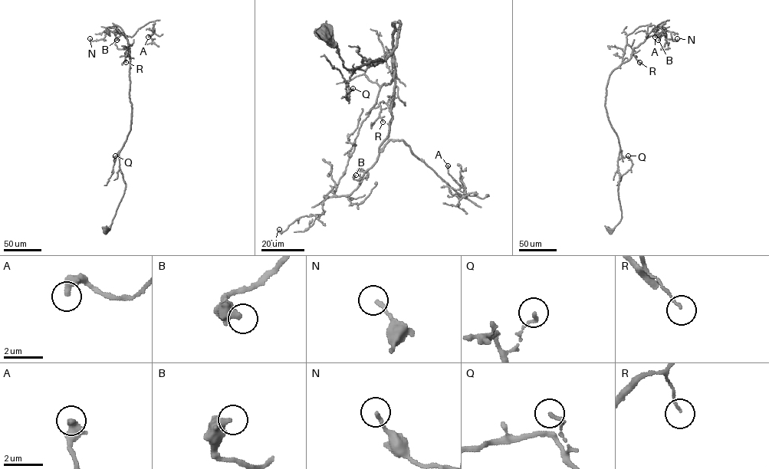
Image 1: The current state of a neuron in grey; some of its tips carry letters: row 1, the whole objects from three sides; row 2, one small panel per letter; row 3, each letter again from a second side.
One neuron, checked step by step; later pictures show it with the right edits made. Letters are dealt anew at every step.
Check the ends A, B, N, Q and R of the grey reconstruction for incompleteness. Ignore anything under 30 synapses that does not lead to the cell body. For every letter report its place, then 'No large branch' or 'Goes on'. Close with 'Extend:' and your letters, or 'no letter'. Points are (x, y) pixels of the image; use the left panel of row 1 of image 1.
A: Place: (148, 37). No large branch
B: Place: (116, 40). Goes on
N: Place: (90, 38). No large branch
Q: Place: (115, 155). No large branch
R: Place: (126, 62). No large branch
Extend: B

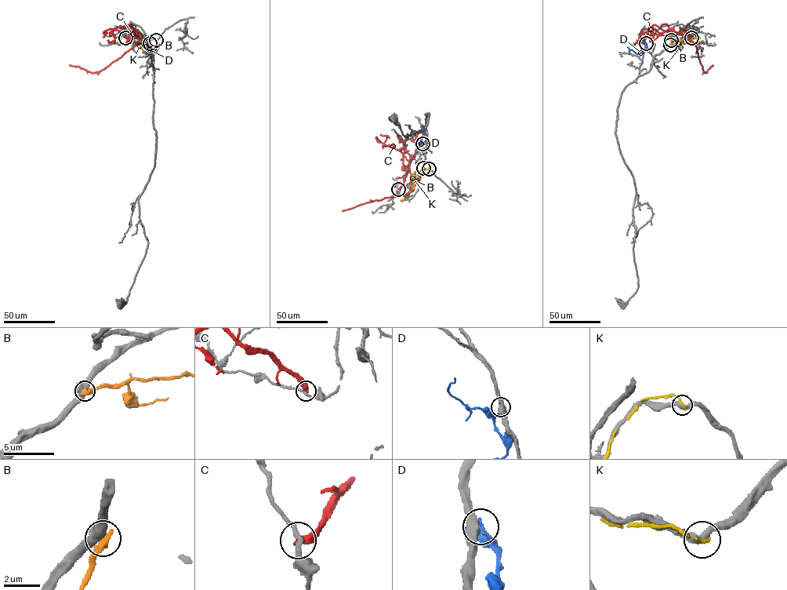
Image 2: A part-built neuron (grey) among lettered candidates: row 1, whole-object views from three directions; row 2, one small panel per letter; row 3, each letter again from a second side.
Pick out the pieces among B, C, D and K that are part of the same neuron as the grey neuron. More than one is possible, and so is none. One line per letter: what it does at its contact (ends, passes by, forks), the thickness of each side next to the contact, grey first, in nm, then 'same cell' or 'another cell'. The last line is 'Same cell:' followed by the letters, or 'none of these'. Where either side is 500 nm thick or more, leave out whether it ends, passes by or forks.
B: 600/440 nm | another cell
C: it ends | 240/460 nm | another cell
D: it ends | 460/190 nm | another cell
K: it ends | 400/220 nm | another cell
Same cell: none of these

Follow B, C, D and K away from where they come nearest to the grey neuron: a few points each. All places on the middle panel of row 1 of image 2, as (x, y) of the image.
B: (423, 168), (414, 187), (400, 200)
C: (398, 189), (407, 169), (413, 190), (342, 211)
D: (422, 143), (421, 140), (424, 131), (422, 125)
K: (429, 169), (424, 169), (418, 180), (411, 177), (418, 175), (420, 180)

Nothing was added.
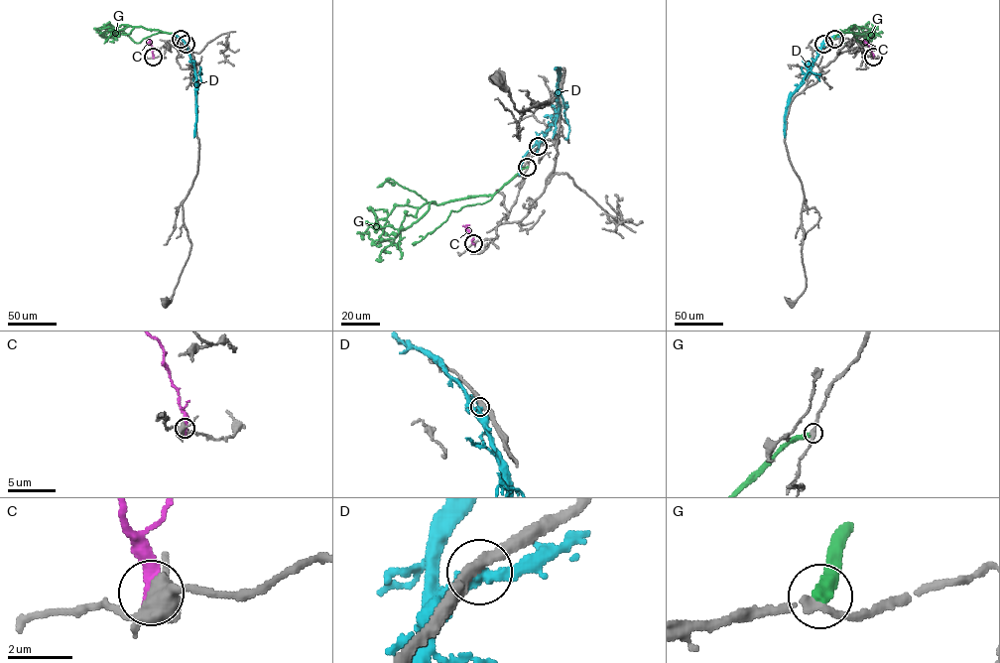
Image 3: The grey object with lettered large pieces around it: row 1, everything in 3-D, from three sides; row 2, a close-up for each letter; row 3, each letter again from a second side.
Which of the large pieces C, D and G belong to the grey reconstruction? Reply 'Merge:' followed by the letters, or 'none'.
Merge: none

